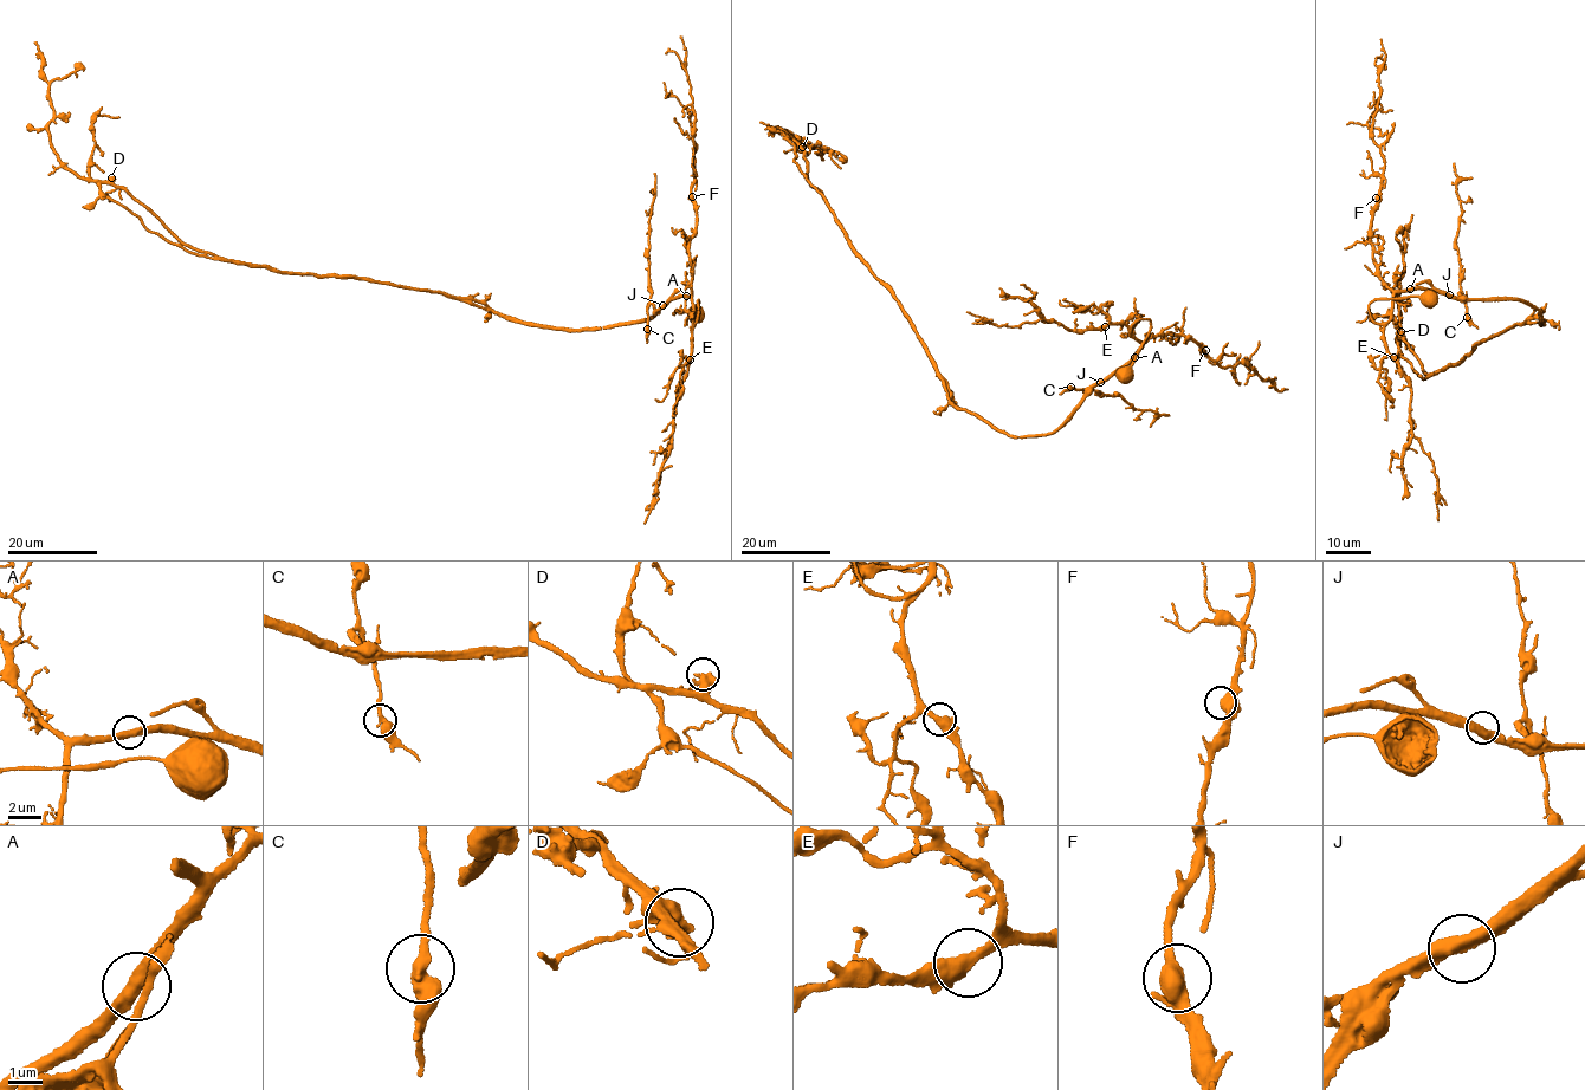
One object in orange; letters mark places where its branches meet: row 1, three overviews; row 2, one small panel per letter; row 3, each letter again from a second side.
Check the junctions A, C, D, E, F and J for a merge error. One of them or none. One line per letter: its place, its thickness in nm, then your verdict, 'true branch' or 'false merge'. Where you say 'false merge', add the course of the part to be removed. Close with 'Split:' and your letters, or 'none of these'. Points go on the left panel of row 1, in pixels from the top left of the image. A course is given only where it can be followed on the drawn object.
A: place (686, 296); calibre 400 nm; true branch
C: place (647, 329); calibre 400 nm; true branch
D: place (111, 177); calibre 420 nm; true branch
E: place (690, 359); calibre 400 nm; true branch
F: place (692, 196); calibre 440 nm; true branch
J: place (662, 305); calibre 420 nm; false merge; course (664, 305), (647, 319), (557, 329), (444, 293), (188, 252), (89, 176), (92, 118), (120, 117)
Split: J

